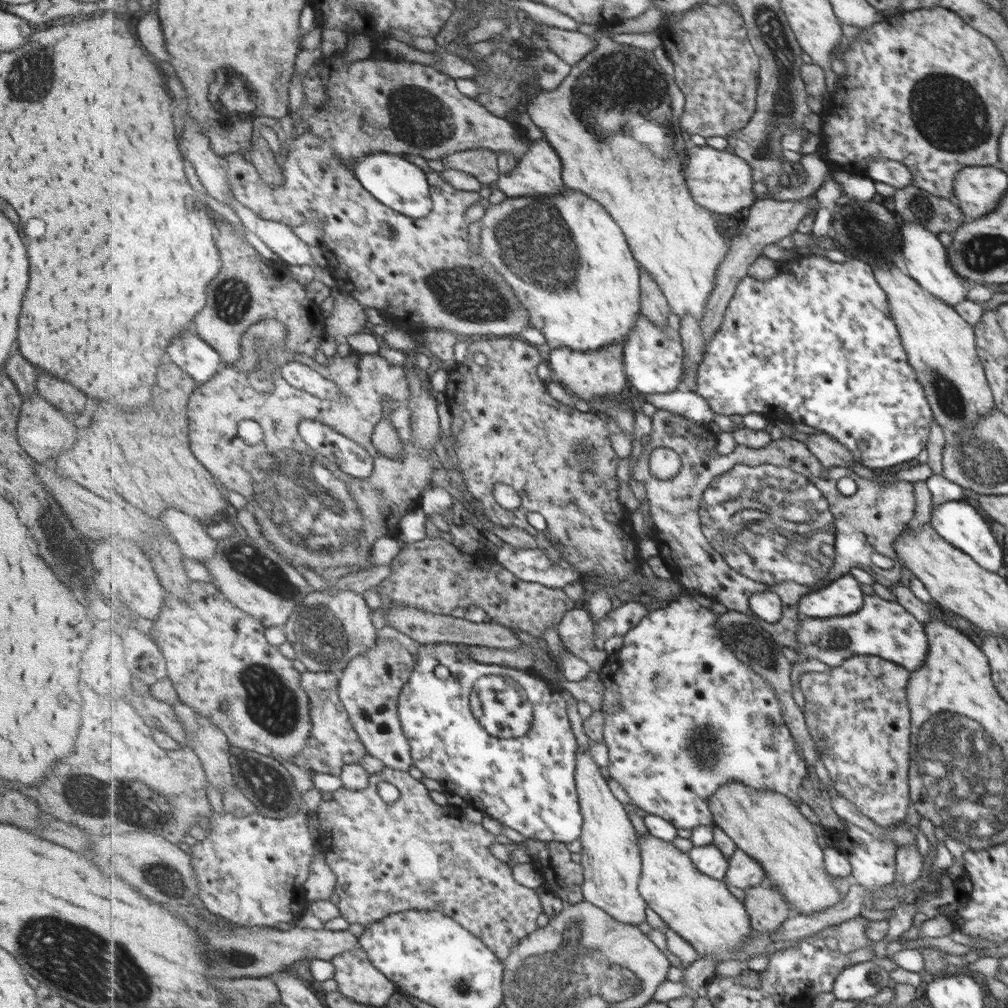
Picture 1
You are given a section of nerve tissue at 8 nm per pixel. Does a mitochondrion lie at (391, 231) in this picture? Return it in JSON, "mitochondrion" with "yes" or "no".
{"mitochondrion":"no"}

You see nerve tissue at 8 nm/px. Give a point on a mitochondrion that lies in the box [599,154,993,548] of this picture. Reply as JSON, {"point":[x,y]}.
{"point":[951,404]}

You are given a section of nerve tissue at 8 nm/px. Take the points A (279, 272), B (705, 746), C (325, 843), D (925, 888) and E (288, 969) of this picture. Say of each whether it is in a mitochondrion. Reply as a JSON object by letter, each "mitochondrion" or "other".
{"A":"other","B":"mitochondrion","C":"other","D":"other","E":"other"}

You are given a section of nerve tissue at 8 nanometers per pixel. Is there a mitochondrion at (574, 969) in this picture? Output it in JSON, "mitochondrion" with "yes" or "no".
{"mitochondrion":"yes"}

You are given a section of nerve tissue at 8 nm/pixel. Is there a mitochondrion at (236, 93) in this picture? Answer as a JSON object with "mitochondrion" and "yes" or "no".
{"mitochondrion":"yes"}

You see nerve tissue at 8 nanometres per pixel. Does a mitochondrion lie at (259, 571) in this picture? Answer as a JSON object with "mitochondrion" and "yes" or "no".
{"mitochondrion":"yes"}

